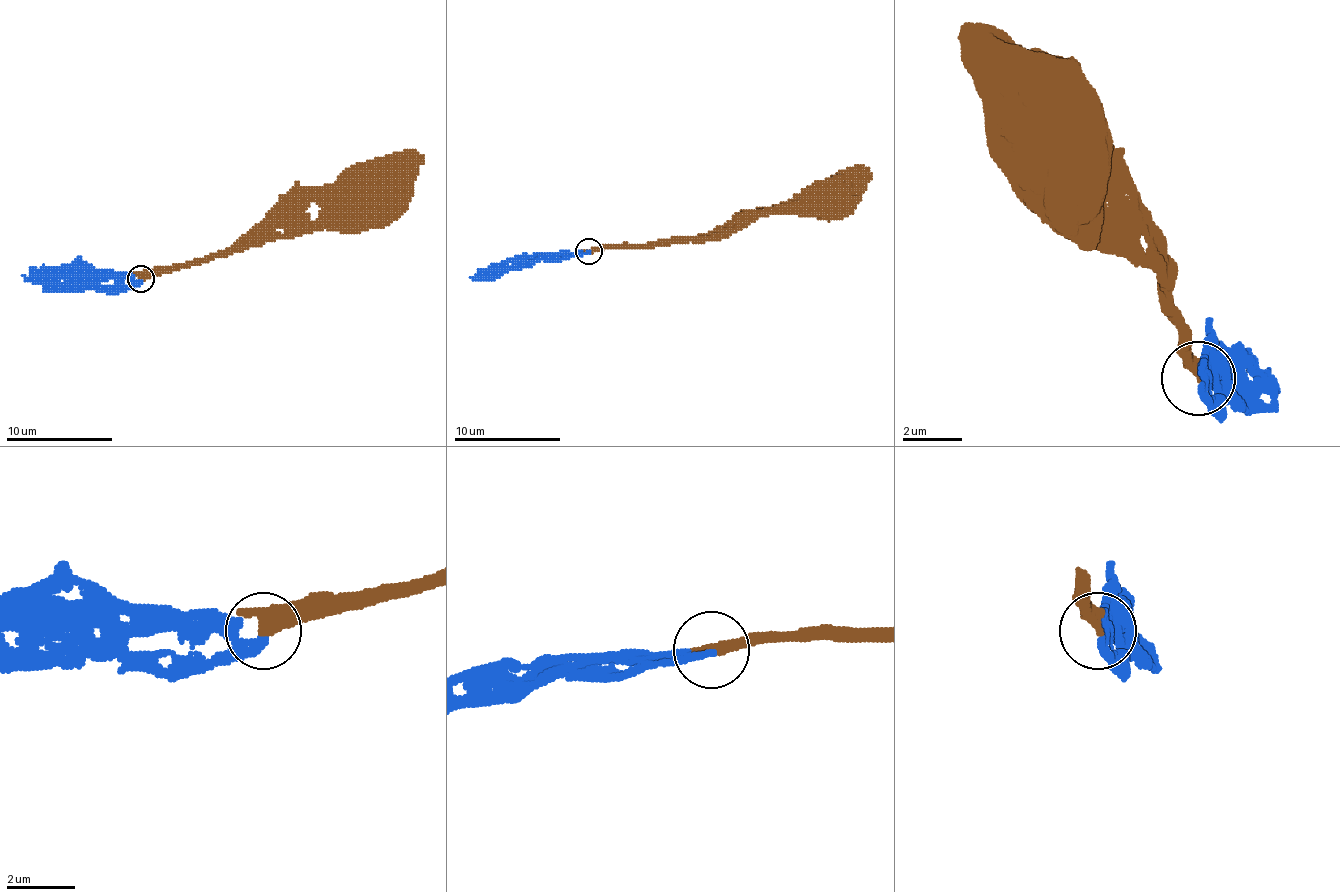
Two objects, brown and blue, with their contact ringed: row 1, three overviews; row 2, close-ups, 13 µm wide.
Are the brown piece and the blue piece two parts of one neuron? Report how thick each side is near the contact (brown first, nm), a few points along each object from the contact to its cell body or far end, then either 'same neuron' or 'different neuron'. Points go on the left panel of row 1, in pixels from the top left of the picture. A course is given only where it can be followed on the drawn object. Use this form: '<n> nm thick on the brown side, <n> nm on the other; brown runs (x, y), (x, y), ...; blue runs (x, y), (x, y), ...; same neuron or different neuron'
400 nm thick on the brown side, 170 nm on the other; brown runs (141, 278), (242, 251), (266, 238), (312, 201), (338, 198), (362, 182), (394, 182), (386, 190); blue runs (141, 280), (22, 275); same neuron

